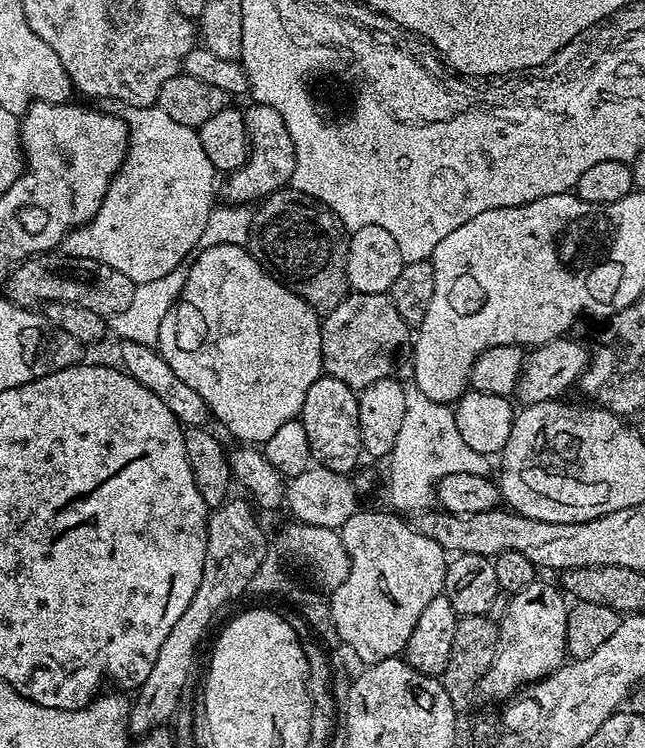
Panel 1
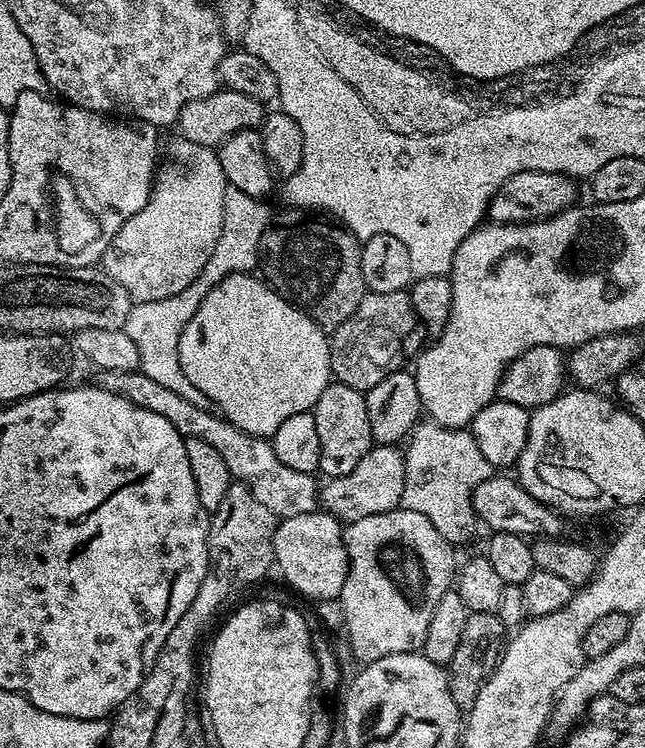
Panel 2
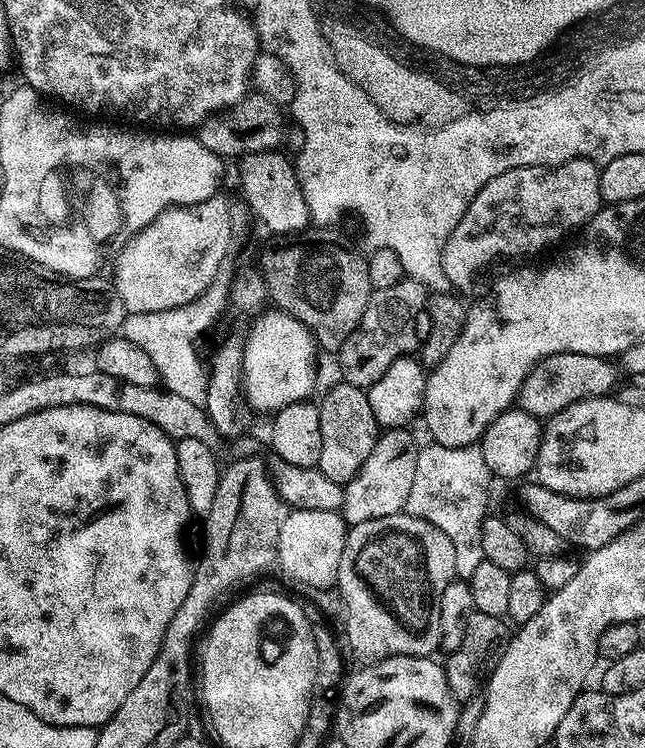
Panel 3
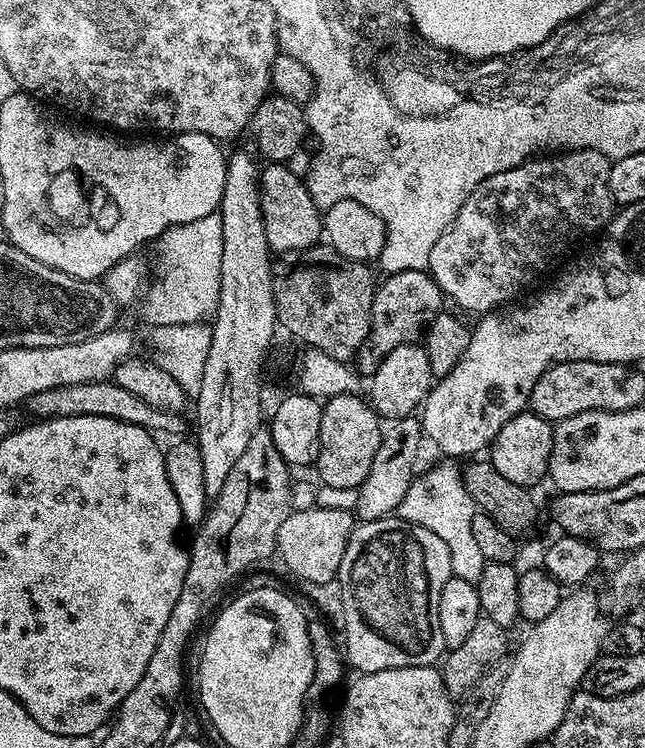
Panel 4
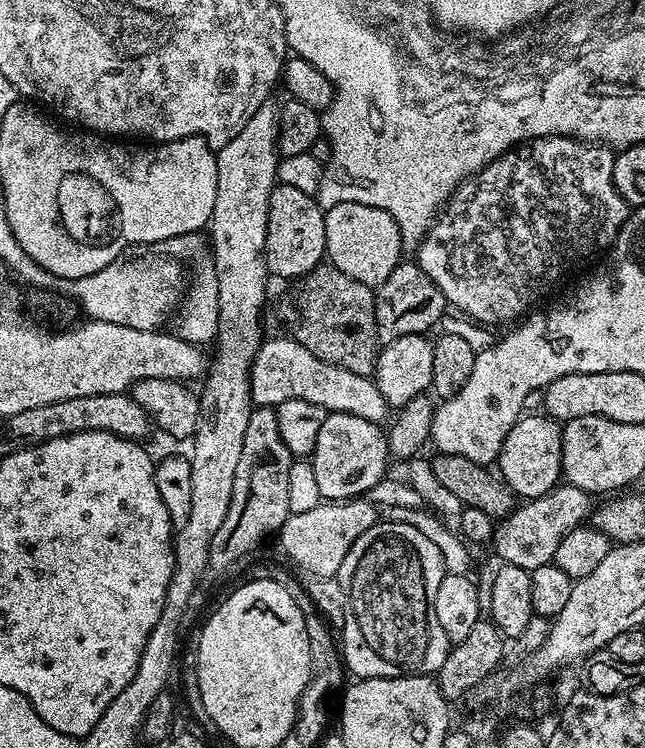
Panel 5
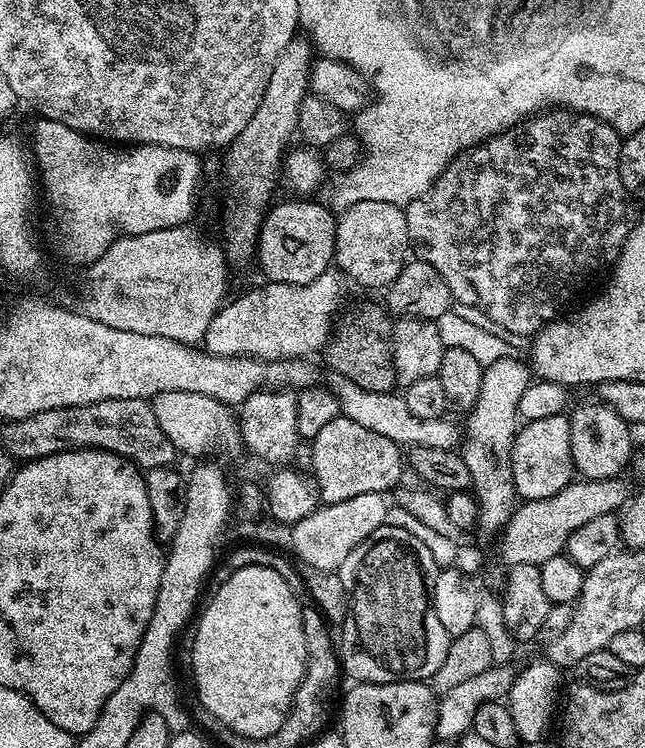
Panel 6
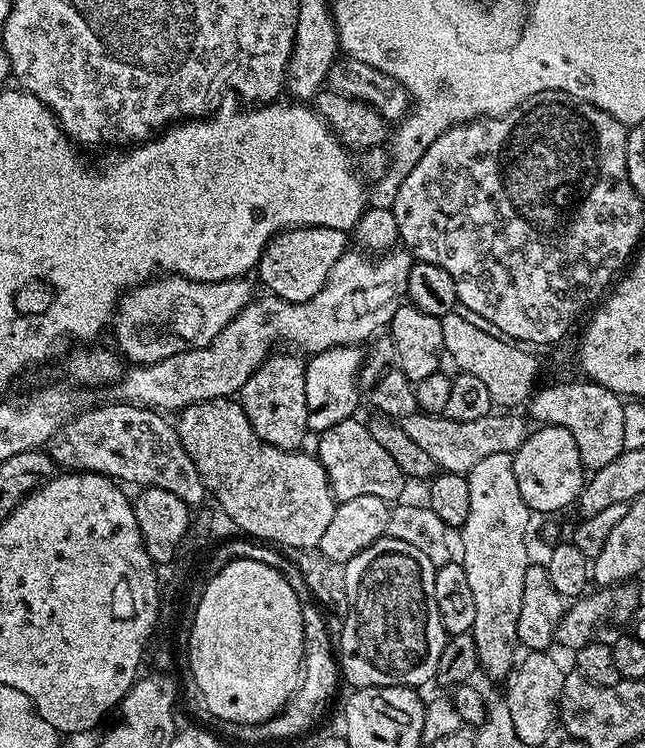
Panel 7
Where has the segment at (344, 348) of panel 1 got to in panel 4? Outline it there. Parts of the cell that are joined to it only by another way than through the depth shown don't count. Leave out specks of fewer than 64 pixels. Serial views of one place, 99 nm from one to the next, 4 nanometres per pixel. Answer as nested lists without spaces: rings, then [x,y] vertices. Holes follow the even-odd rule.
[[[405,270],[385,275],[383,278],[384,285],[381,288],[379,285],[372,293],[370,330],[366,342],[356,351],[354,361],[355,371],[364,378],[371,378],[375,374],[390,350],[398,350],[398,346],[419,341],[426,325],[442,308],[440,287],[427,271]]]

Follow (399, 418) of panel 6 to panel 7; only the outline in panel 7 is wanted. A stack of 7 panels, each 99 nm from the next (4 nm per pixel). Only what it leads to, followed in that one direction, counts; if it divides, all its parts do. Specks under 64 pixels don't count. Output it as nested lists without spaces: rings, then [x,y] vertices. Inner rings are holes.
[[[417,414],[403,417],[402,427],[422,450],[430,454],[437,469],[467,474],[471,468],[478,466],[478,462],[482,462],[482,458],[490,458],[490,454],[503,452],[515,454],[518,446],[522,446],[522,442],[528,437],[530,424],[523,415],[522,417],[512,416],[516,414],[496,415],[483,416],[478,422],[454,422],[442,414],[439,416]]]

